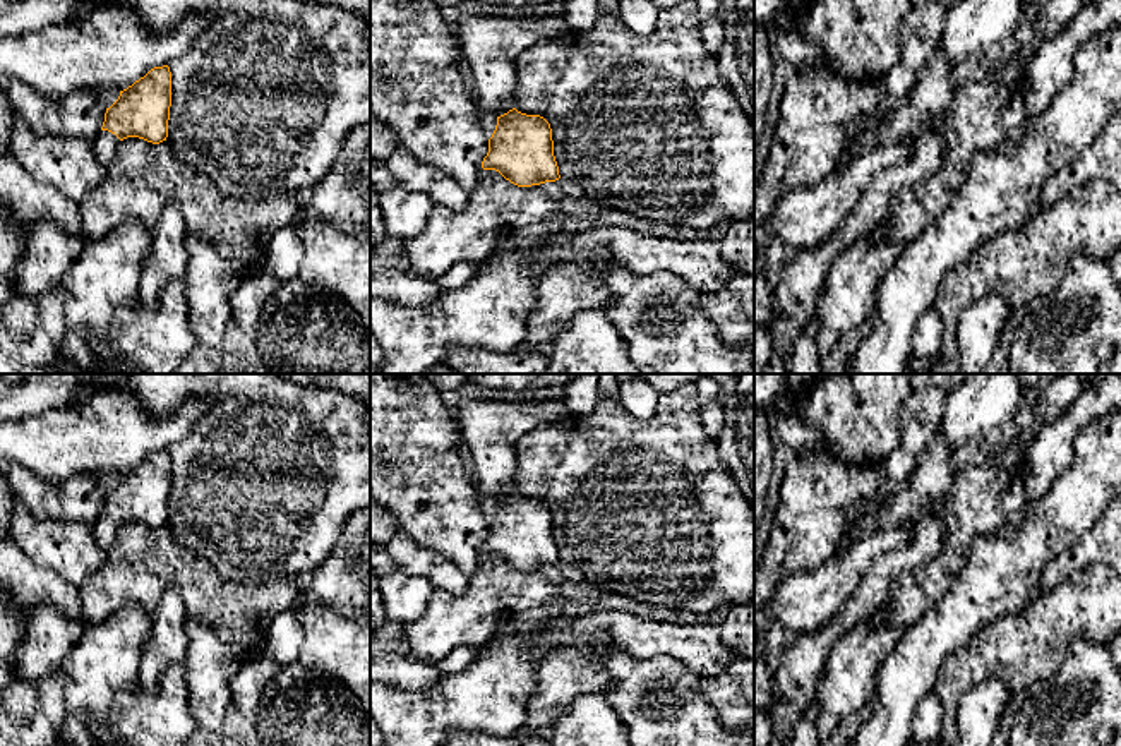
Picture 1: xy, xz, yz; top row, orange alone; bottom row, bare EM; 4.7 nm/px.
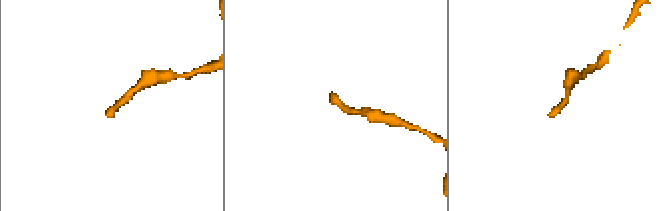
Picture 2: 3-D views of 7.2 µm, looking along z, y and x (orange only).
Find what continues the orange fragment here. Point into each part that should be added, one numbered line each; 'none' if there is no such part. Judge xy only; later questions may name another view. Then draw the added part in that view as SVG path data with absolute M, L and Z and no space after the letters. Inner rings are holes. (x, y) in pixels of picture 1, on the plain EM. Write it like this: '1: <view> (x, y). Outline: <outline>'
1: xy (105, 530). Outline: M101 514L98 518L98 521L93 525L93 535L98 542L98 545L105 552L108 552L111 549L118 530L120 530L120 523L108 514Z

